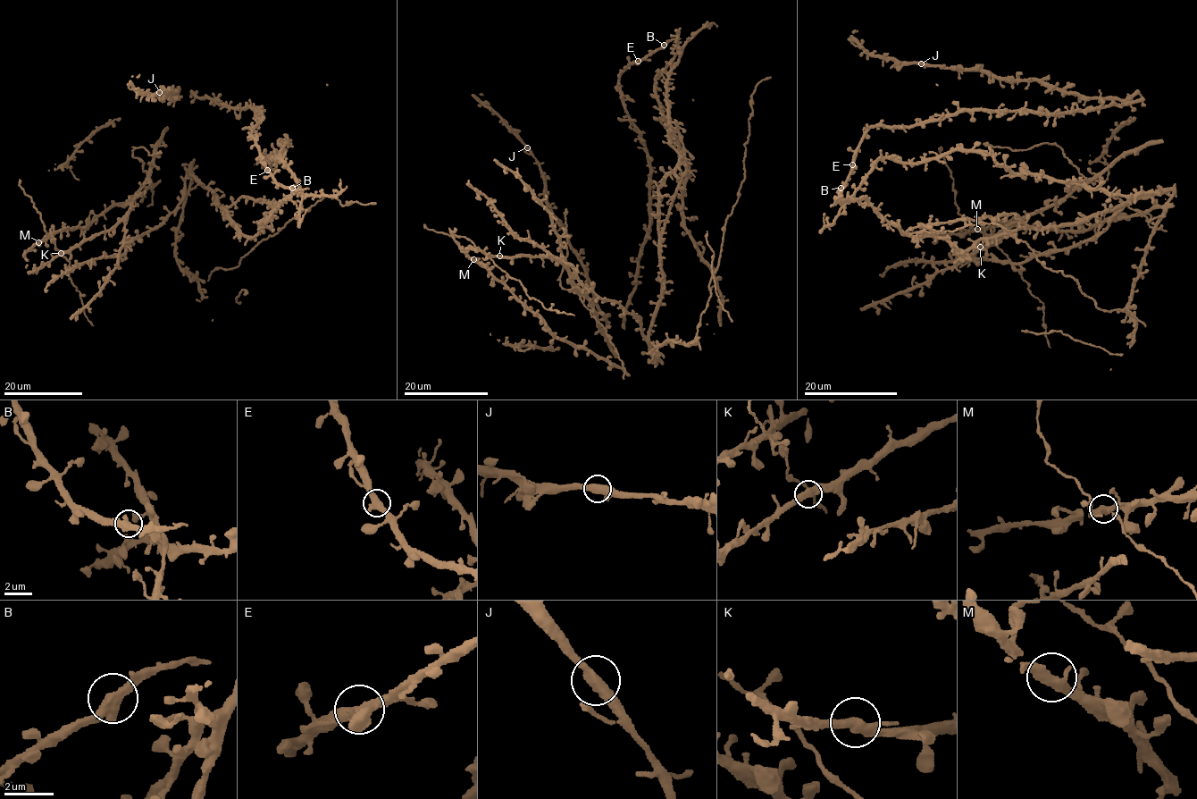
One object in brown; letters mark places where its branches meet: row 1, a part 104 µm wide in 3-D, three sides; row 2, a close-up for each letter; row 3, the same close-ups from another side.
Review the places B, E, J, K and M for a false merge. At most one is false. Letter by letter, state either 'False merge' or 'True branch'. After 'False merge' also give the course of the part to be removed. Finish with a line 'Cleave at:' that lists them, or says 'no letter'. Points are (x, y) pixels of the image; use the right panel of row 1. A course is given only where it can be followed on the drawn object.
B: True branch
E: True branch
J: True branch
K: True branch
M: True branch
Cleave at: no letter

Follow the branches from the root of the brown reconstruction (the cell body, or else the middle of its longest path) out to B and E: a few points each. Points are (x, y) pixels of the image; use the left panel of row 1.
B: (238, 229), (249, 237), (256, 233), (263, 226), (259, 222), (265, 224), (277, 206), (303, 194), (292, 188)
E: (238, 229), (252, 237), (277, 206), (303, 194), (283, 188), (267, 170)

